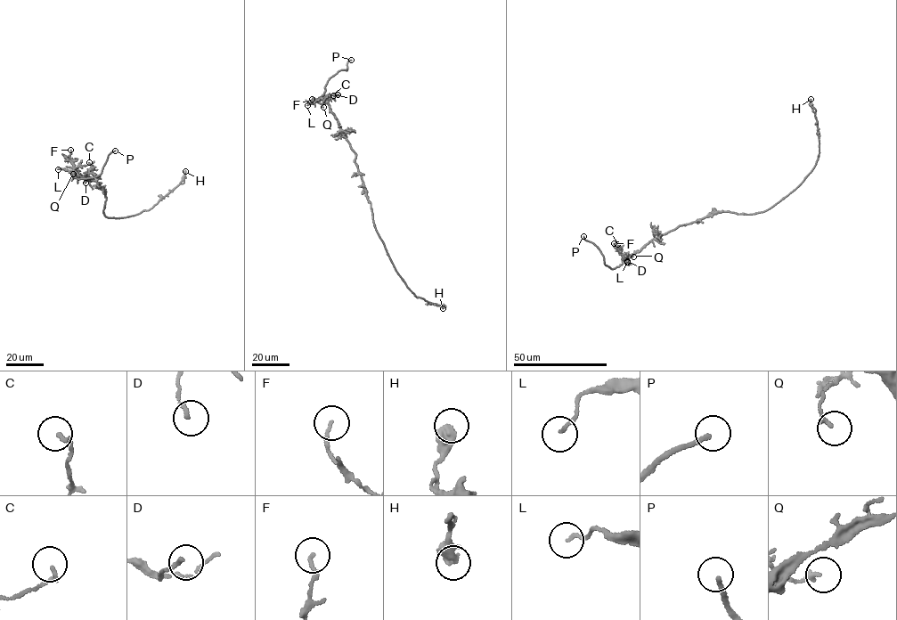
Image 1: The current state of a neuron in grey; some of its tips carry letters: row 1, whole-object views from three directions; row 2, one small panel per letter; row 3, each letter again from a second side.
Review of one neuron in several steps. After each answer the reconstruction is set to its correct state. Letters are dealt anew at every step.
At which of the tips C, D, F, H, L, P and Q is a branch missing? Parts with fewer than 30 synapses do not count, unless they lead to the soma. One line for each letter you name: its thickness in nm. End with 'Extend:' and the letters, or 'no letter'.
P: Thickness 170 nm
Extend: P

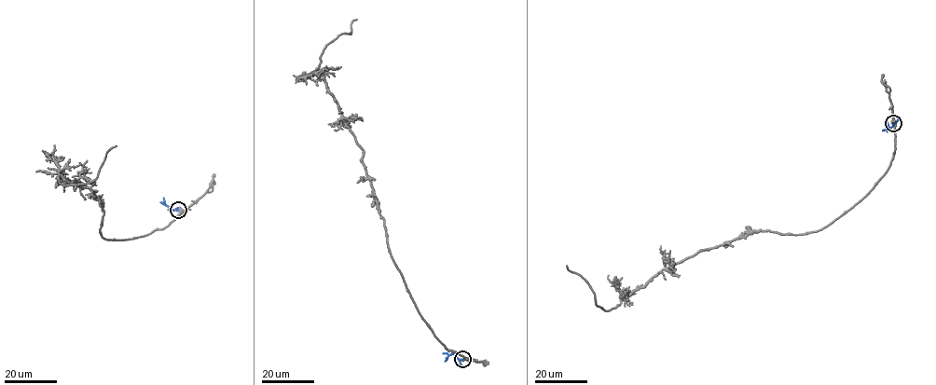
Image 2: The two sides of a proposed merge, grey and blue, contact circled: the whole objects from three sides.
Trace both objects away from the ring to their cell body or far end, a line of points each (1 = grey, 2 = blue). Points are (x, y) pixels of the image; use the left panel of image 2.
1: (178, 210), (147, 234), (102, 237), (103, 203), (95, 190), (59, 172), (61, 184), (89, 183), (116, 145)
2: (178, 210), (170, 209), (163, 198)

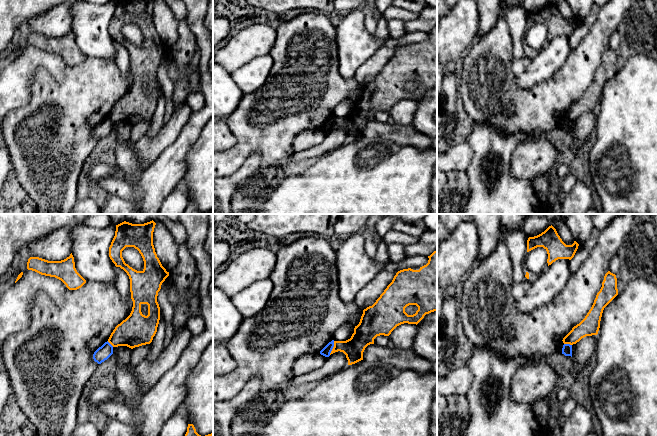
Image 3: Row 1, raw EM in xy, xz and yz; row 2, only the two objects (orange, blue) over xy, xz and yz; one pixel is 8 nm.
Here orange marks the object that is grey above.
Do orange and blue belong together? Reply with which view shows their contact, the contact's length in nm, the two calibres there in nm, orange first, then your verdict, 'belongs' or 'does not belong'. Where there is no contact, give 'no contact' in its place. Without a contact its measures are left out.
xz | 120 nm | 170/70 nm | does not belong

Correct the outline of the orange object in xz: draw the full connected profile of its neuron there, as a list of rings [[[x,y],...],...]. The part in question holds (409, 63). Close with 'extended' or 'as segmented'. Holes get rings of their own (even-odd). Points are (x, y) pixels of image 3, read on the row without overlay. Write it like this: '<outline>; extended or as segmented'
[[[437,26],[428,34],[428,39],[419,46],[408,44],[398,47],[376,78],[363,86],[360,98],[355,102],[351,114],[346,117],[334,117],[330,131],[338,127],[343,128],[348,141],[355,140],[363,136],[365,124],[374,120],[377,112],[389,112],[397,102],[404,99],[417,101],[426,90],[437,87]],[[409,81],[418,83],[415,90],[408,91],[405,88],[405,84]]]; as segmented

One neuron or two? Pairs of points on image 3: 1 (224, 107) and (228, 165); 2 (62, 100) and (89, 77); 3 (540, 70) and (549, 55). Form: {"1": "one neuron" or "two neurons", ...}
{"1": "two neurons", "2": "one neuron", "3": "one neuron"}

